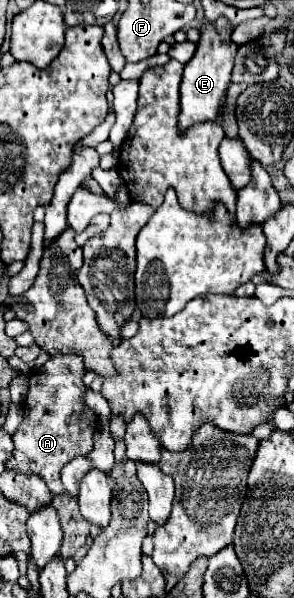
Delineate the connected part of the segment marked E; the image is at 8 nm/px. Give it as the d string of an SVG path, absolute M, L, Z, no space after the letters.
M219 16L215 22L205 22L201 26L201 38L197 42L197 50L193 58L185 64L183 80L181 80L181 114L179 126L185 130L203 120L215 120L219 106L223 102L225 90L231 82L233 60L237 54L237 44L231 42L233 26L225 16Z

